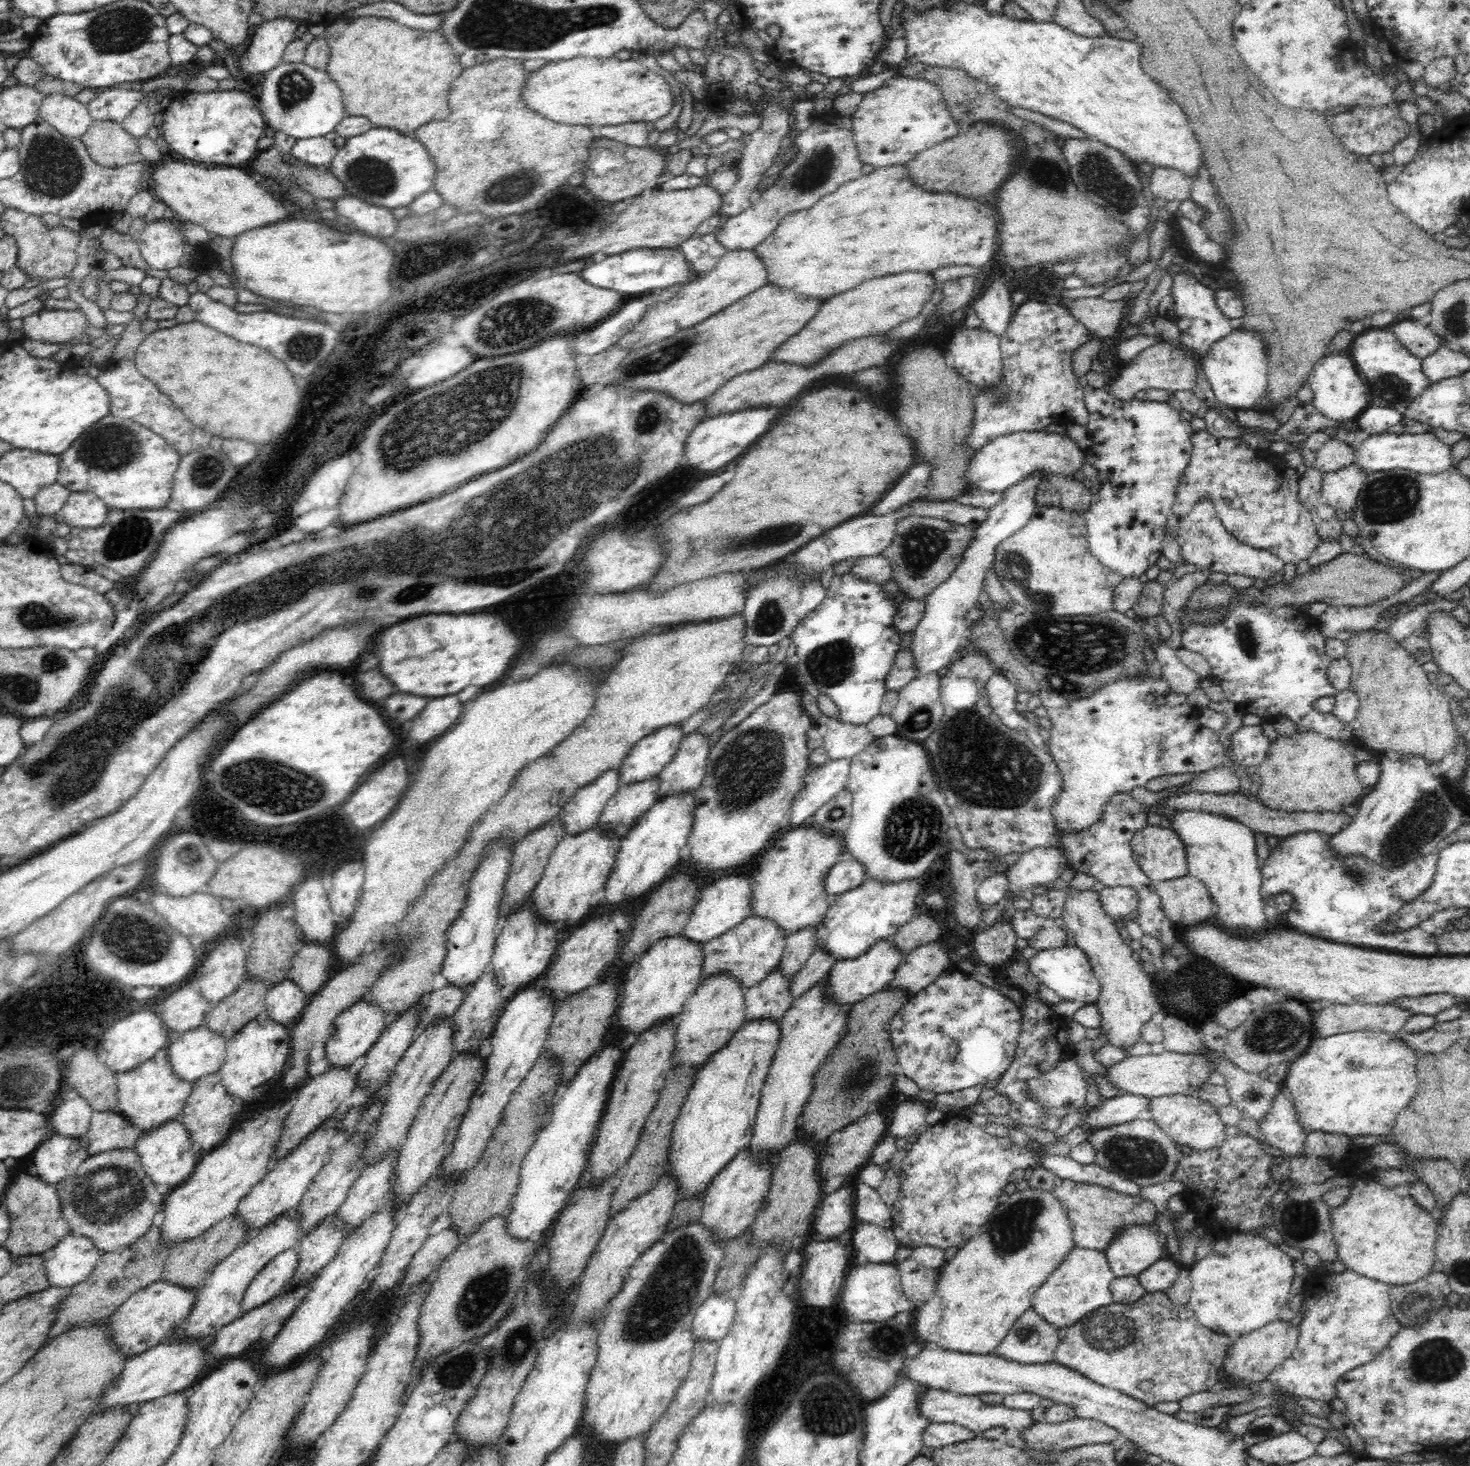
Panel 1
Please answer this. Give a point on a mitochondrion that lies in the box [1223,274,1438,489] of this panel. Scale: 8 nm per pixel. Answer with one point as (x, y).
(1393, 389)

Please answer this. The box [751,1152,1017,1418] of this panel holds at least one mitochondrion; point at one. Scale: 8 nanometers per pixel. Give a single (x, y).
(888, 1340)

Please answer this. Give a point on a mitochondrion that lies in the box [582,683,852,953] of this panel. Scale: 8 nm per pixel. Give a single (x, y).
(749, 768)

